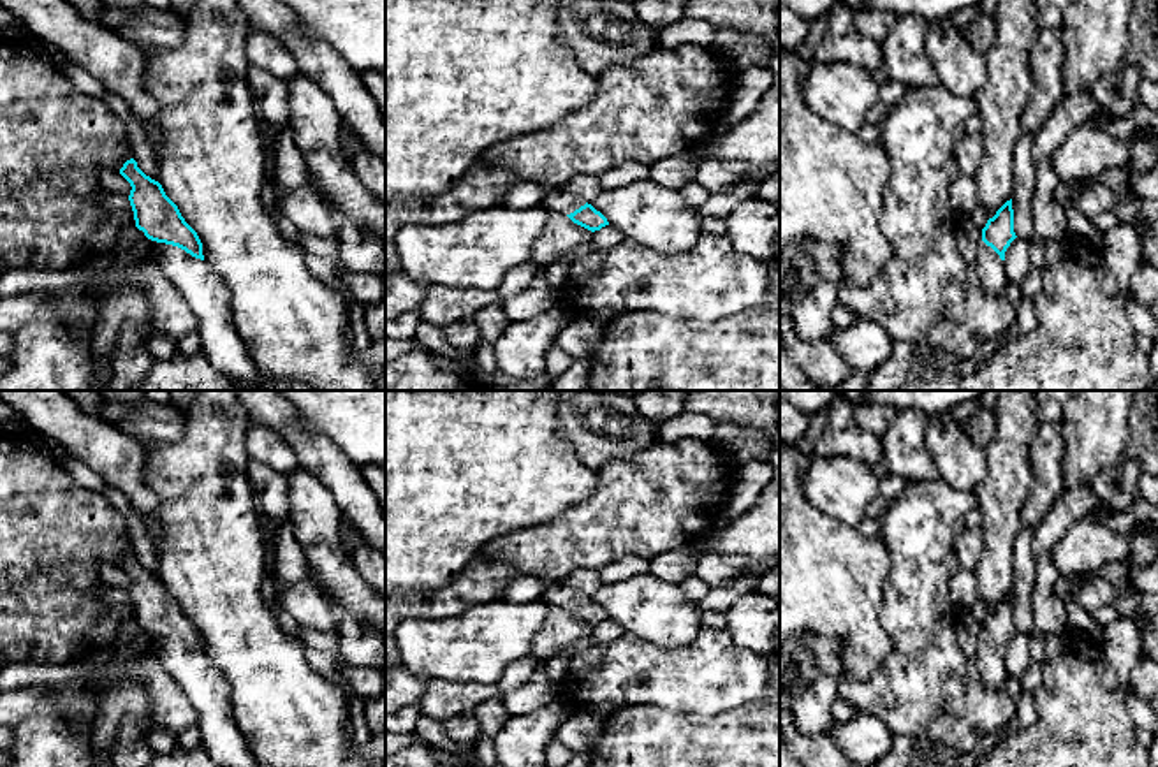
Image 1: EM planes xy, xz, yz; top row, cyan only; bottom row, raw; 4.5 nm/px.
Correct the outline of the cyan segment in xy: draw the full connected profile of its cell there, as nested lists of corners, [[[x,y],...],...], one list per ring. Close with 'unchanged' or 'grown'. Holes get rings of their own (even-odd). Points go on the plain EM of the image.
[[[134,552],[120,568],[130,577],[136,621],[153,635],[151,654],[187,693],[199,714],[206,753],[222,767],[257,767],[257,758],[238,728],[231,690],[222,670],[204,654],[197,626],[185,616],[162,579],[146,570]]]; grown

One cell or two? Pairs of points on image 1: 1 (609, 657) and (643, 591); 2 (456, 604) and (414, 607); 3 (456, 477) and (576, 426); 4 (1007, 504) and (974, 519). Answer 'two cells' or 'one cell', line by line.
1: two cells
2: one cell
3: two cells
4: two cells

